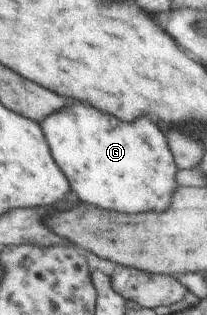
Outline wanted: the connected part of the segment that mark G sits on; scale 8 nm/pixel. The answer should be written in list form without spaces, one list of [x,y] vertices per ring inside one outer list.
[[[72,101],[64,110],[39,122],[52,156],[71,180],[72,195],[84,204],[126,214],[162,212],[180,188],[175,182],[179,166],[166,136],[146,118],[120,122],[88,104]]]

